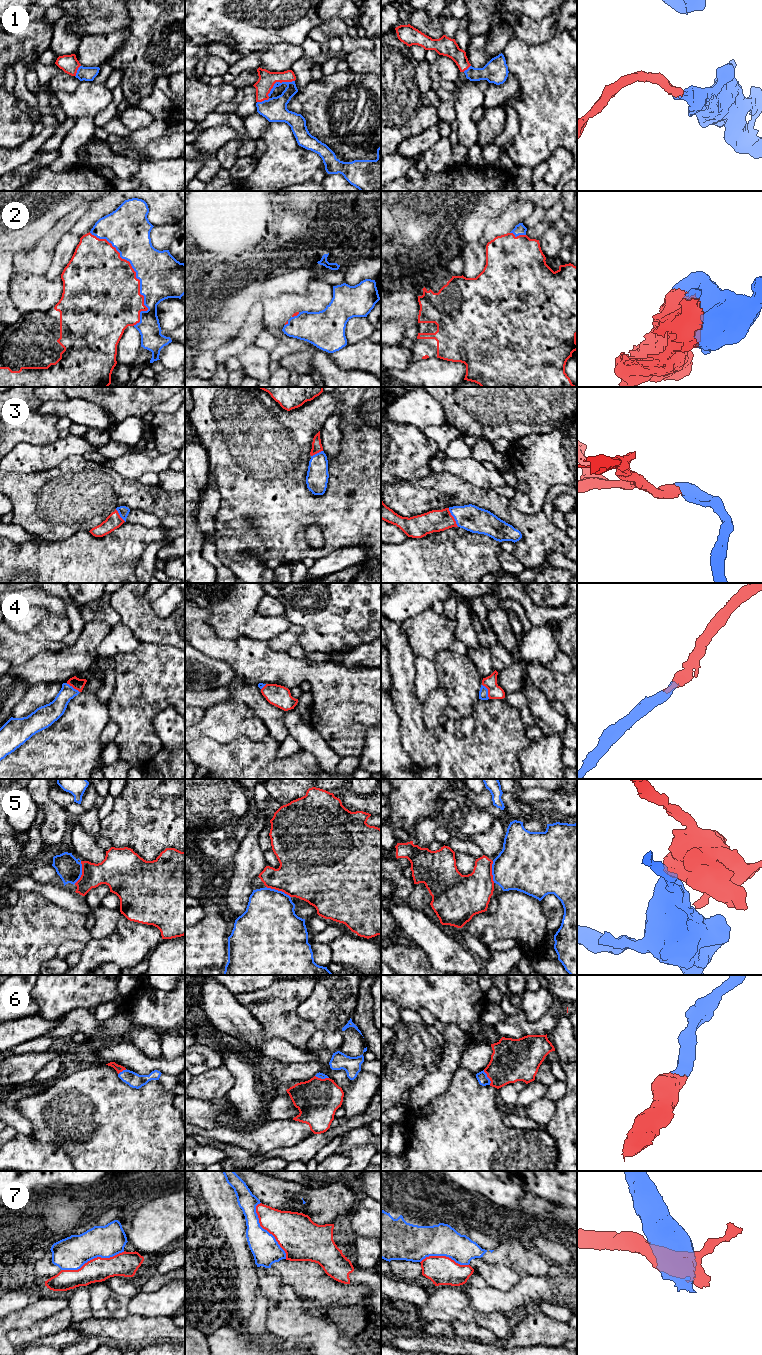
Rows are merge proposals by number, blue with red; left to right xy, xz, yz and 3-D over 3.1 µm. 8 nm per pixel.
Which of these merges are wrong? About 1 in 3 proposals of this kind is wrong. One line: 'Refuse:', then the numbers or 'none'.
Refuse: 5, 7

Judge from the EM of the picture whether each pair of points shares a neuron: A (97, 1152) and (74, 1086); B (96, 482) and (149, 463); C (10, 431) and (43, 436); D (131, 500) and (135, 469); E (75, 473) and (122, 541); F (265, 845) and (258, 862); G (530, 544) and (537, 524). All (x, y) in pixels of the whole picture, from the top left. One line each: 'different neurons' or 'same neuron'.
A: same neuron
B: different neurons
C: same neuron
D: different neurons
E: different neurons
F: different neurons
G: same neuron

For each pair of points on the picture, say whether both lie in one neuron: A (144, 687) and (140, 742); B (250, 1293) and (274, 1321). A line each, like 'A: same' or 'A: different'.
A: same
B: different

